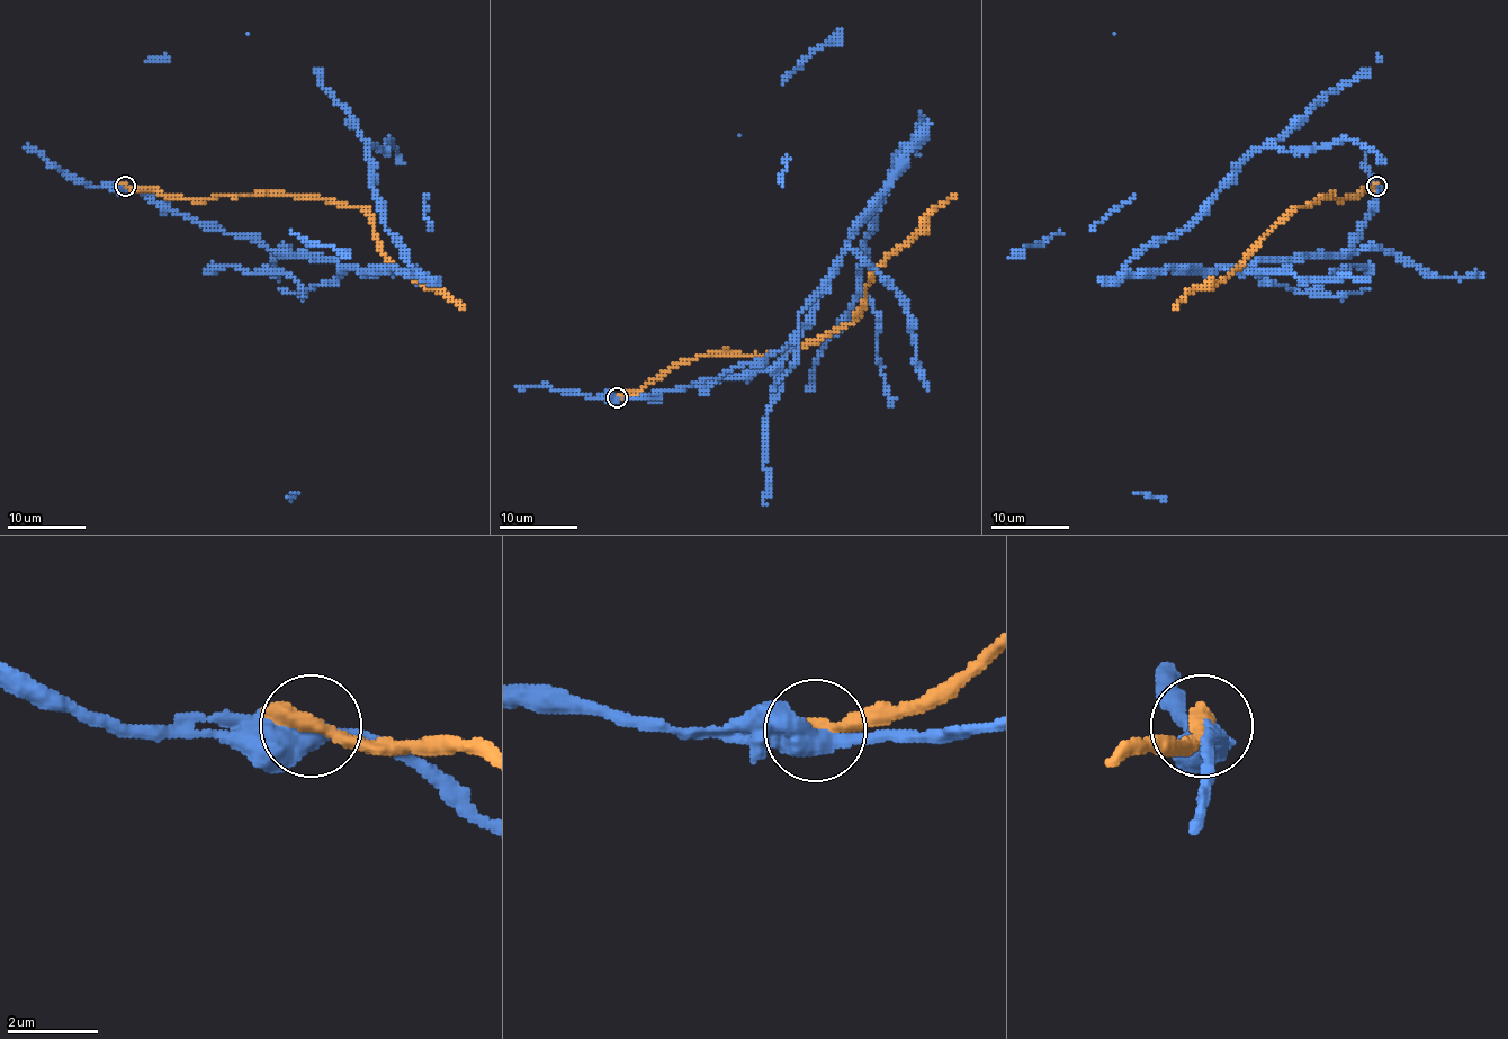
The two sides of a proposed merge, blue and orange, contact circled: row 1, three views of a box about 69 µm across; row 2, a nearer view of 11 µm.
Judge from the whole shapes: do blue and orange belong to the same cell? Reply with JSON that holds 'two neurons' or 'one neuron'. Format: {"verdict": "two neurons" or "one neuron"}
{"verdict": "two neurons"}

